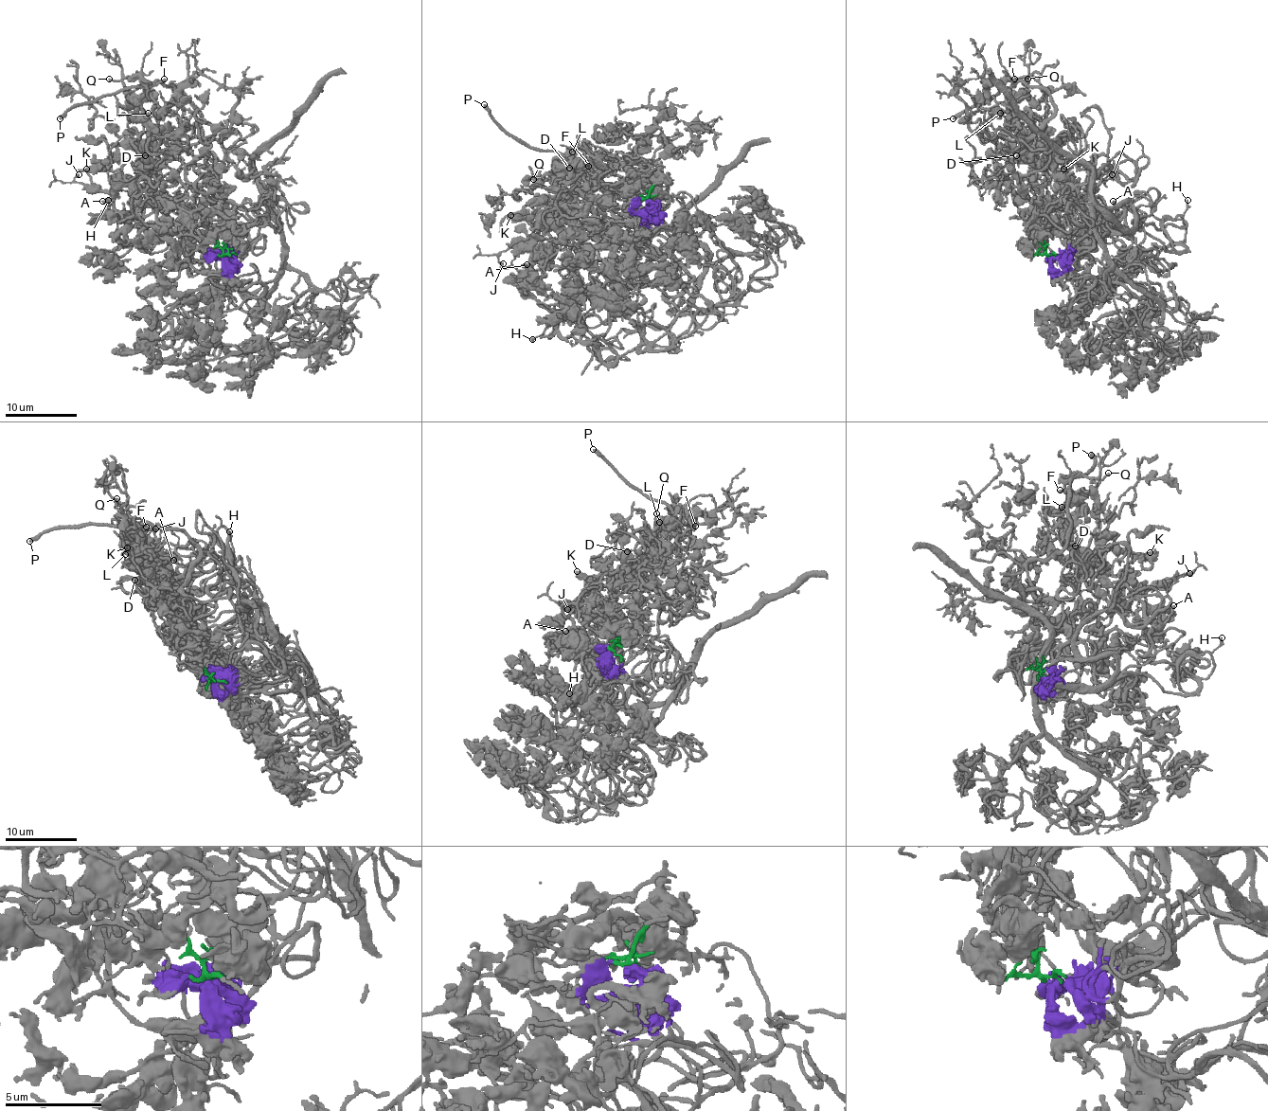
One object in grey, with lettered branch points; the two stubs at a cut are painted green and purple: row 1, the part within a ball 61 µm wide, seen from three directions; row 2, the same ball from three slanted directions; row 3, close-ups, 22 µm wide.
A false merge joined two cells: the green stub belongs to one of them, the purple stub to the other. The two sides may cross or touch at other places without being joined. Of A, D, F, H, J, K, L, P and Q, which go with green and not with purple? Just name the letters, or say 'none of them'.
D, F, J, K, L, P, Q

